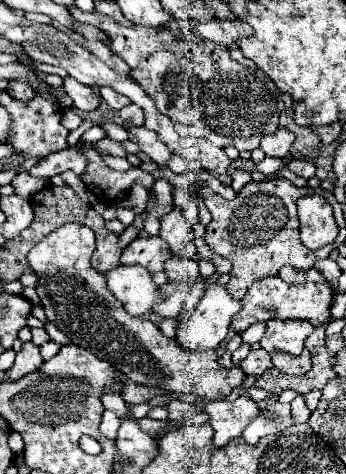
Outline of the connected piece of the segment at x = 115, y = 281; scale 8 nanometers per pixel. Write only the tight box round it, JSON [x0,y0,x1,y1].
[105,266,159,316]

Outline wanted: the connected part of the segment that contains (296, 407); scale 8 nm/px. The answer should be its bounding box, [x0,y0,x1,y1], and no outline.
[291,396,311,424]

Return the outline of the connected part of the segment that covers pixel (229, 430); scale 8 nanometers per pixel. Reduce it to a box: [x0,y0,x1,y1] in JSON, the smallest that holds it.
[203,396,257,446]

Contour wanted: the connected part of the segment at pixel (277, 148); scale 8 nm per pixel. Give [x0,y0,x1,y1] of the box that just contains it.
[261,128,295,158]

